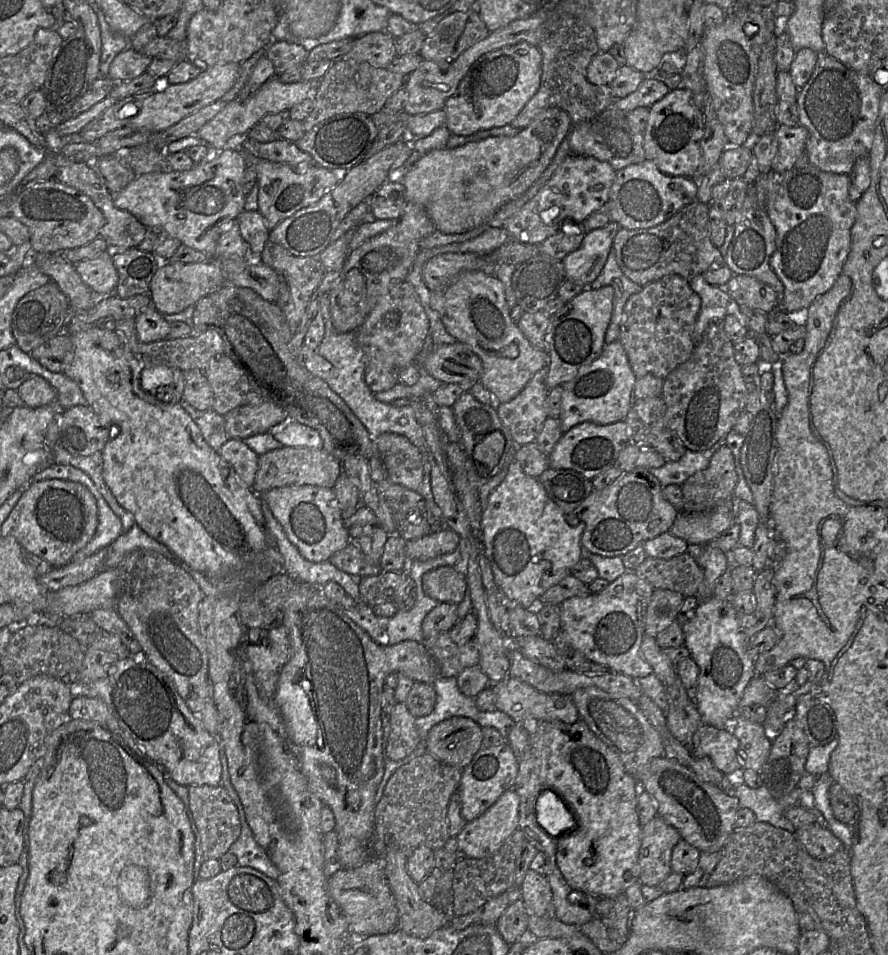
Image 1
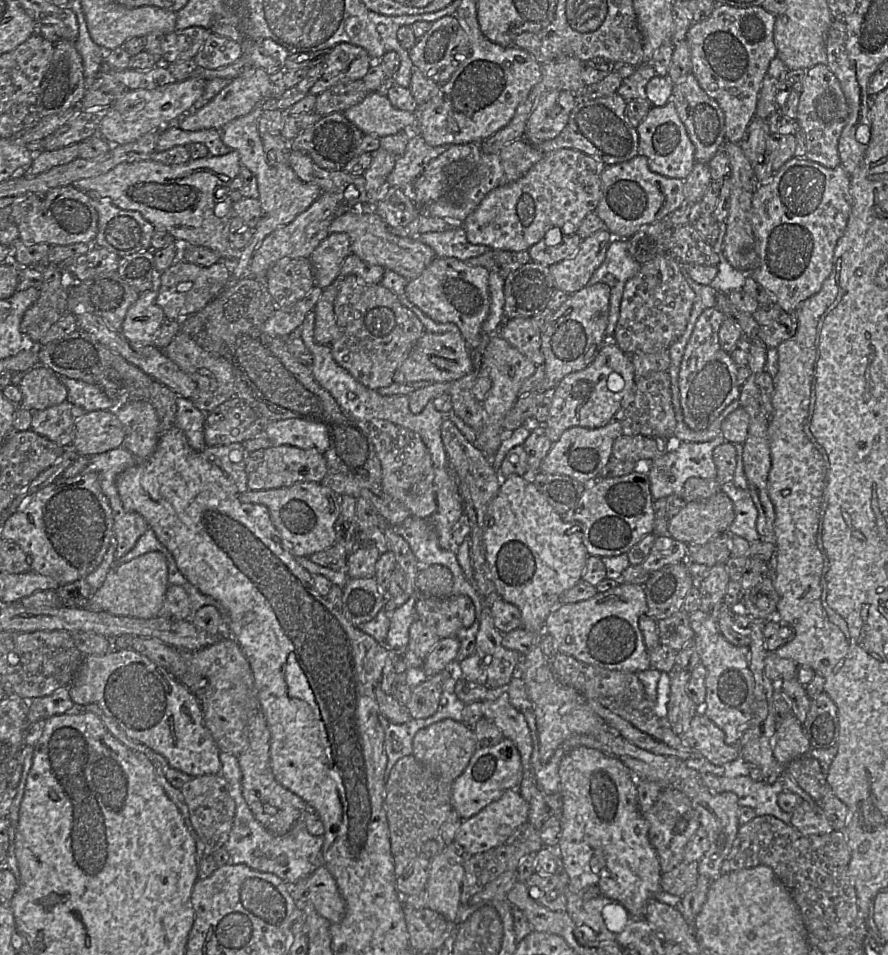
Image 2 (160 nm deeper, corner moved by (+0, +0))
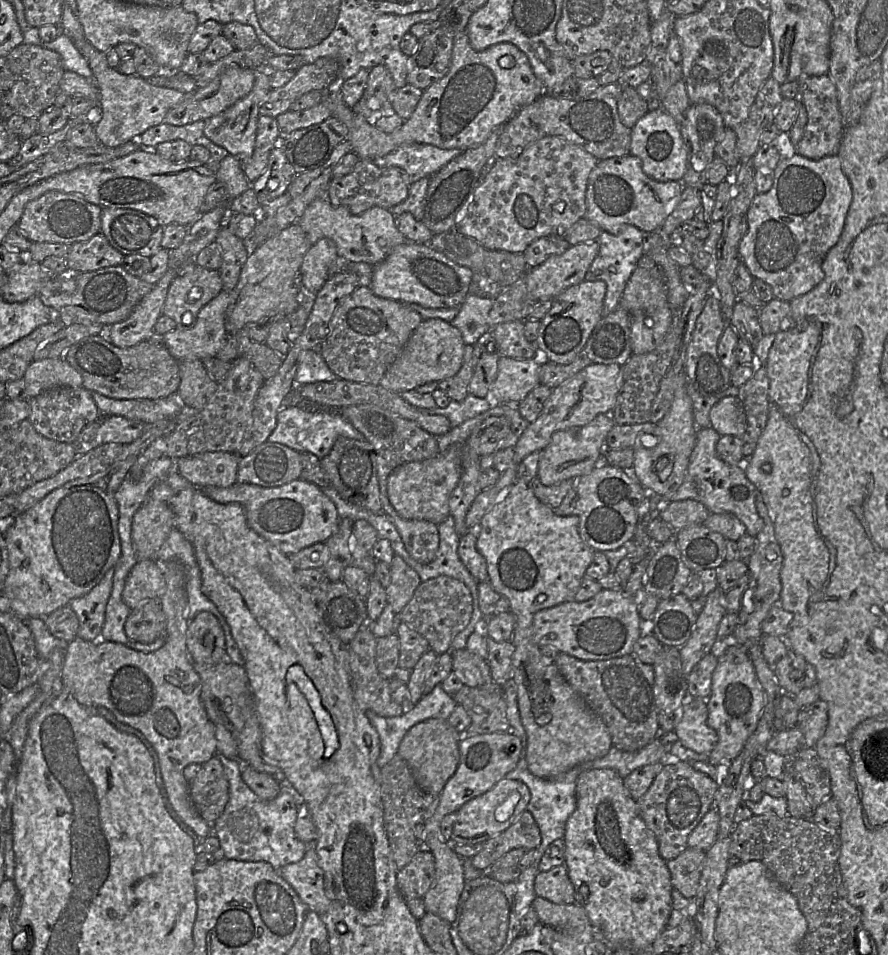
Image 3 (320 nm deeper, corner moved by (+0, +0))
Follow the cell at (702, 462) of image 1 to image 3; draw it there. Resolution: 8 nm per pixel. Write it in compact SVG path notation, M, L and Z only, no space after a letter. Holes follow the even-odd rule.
M711 426L697 429L696 444L690 455L686 475L680 487L671 496L657 497L649 496L650 517L657 516L662 504L671 501L693 499L701 502L711 513L732 513L746 527L746 533L756 537L764 526L763 519L759 516L756 508L757 489L747 478L744 471L744 463L741 465L729 465L722 461L716 453L716 444L721 435ZM744 486L748 494L743 500L735 499L732 495L732 488Z

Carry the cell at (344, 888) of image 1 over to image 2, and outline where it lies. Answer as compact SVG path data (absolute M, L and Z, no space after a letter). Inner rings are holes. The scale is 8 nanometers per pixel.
M322 865L311 875L290 885L291 894L299 904L311 904L331 923L340 922L345 914L345 901L340 894L335 878Z

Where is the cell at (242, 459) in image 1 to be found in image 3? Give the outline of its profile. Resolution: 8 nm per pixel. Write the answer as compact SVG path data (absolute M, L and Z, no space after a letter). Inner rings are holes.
M203 452L175 463L178 472L196 487L230 487L237 482L240 458L235 452Z

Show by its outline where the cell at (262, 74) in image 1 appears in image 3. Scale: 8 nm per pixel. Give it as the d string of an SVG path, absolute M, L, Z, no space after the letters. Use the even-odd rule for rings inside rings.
M238 65L229 66L214 80L207 84L201 84L195 91L186 94L182 102L167 112L164 122L175 126L184 126L218 115L250 93L255 82L254 72L254 69L242 68Z

